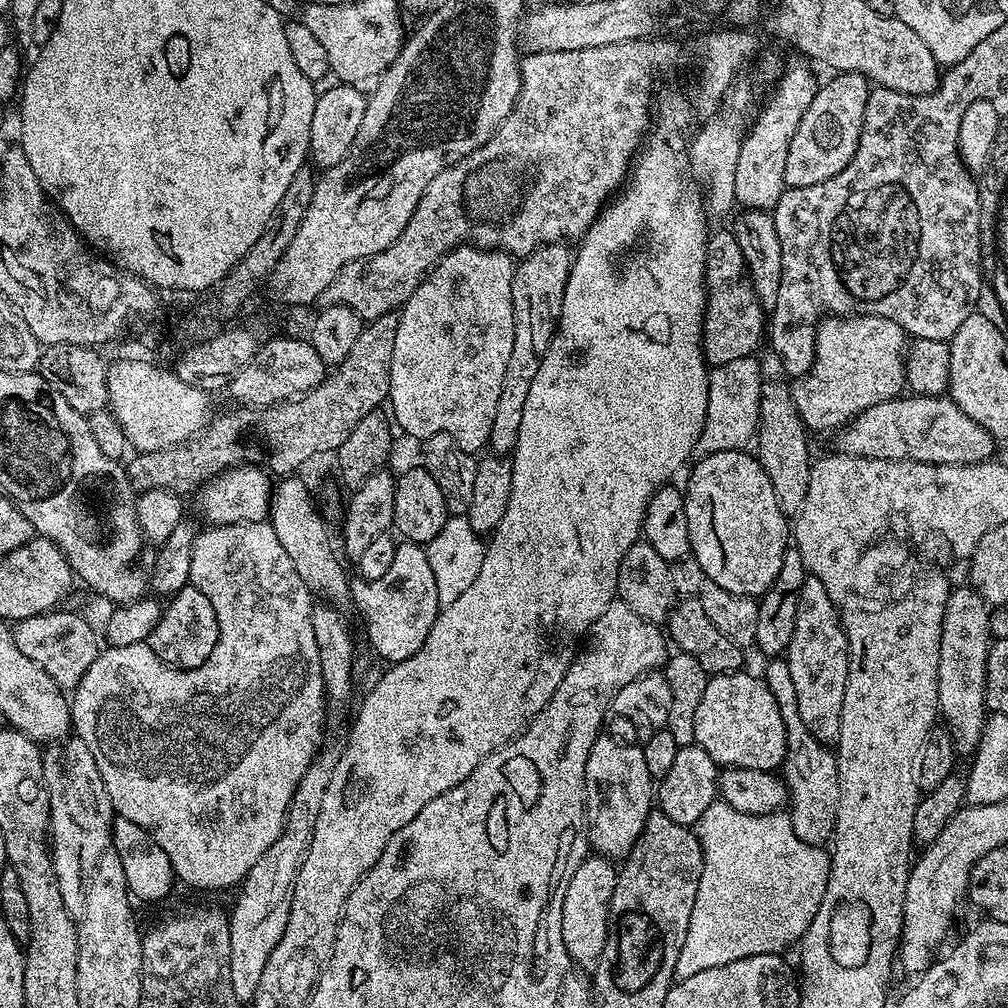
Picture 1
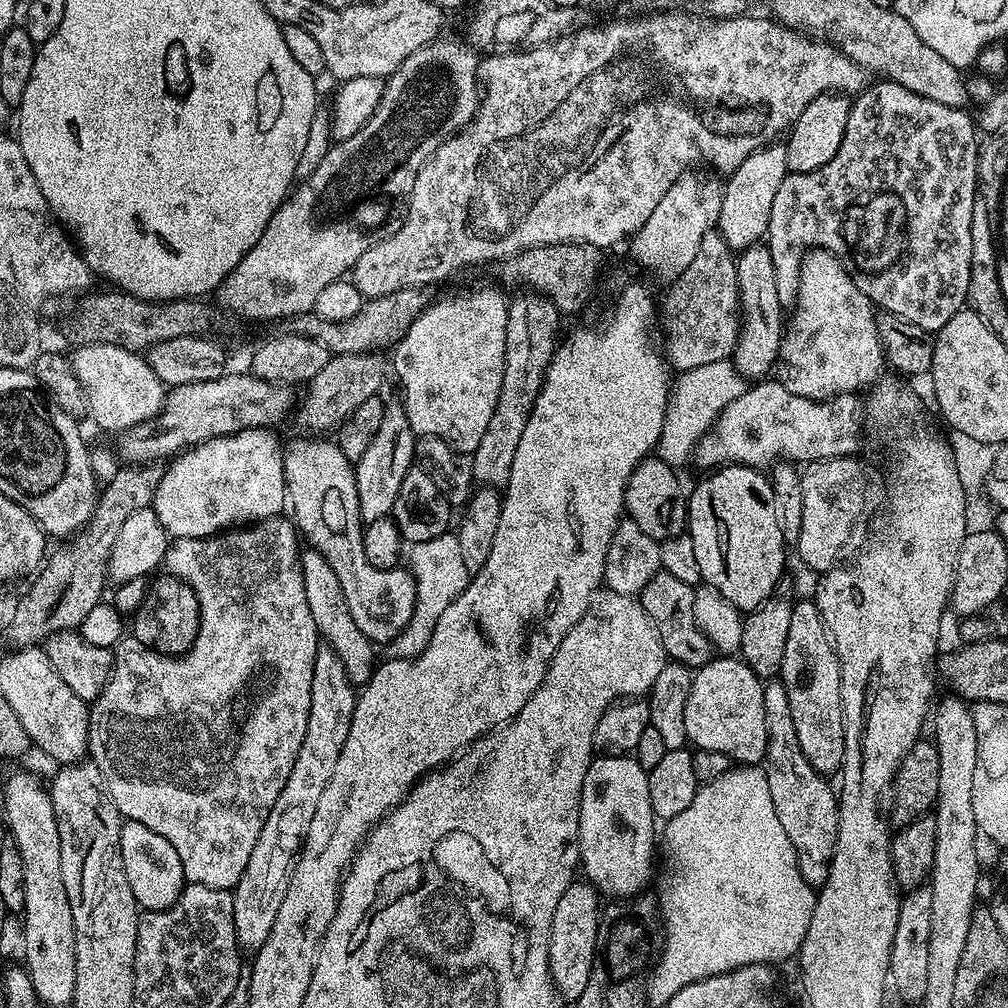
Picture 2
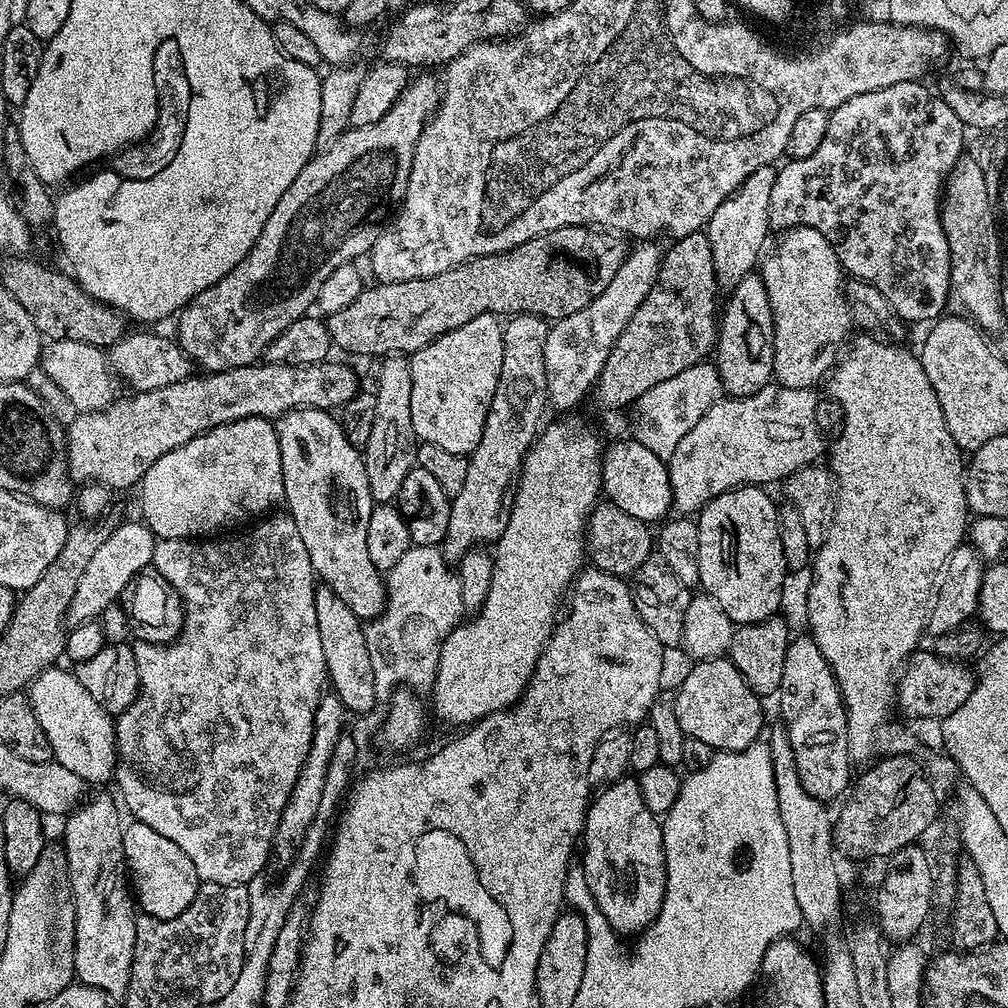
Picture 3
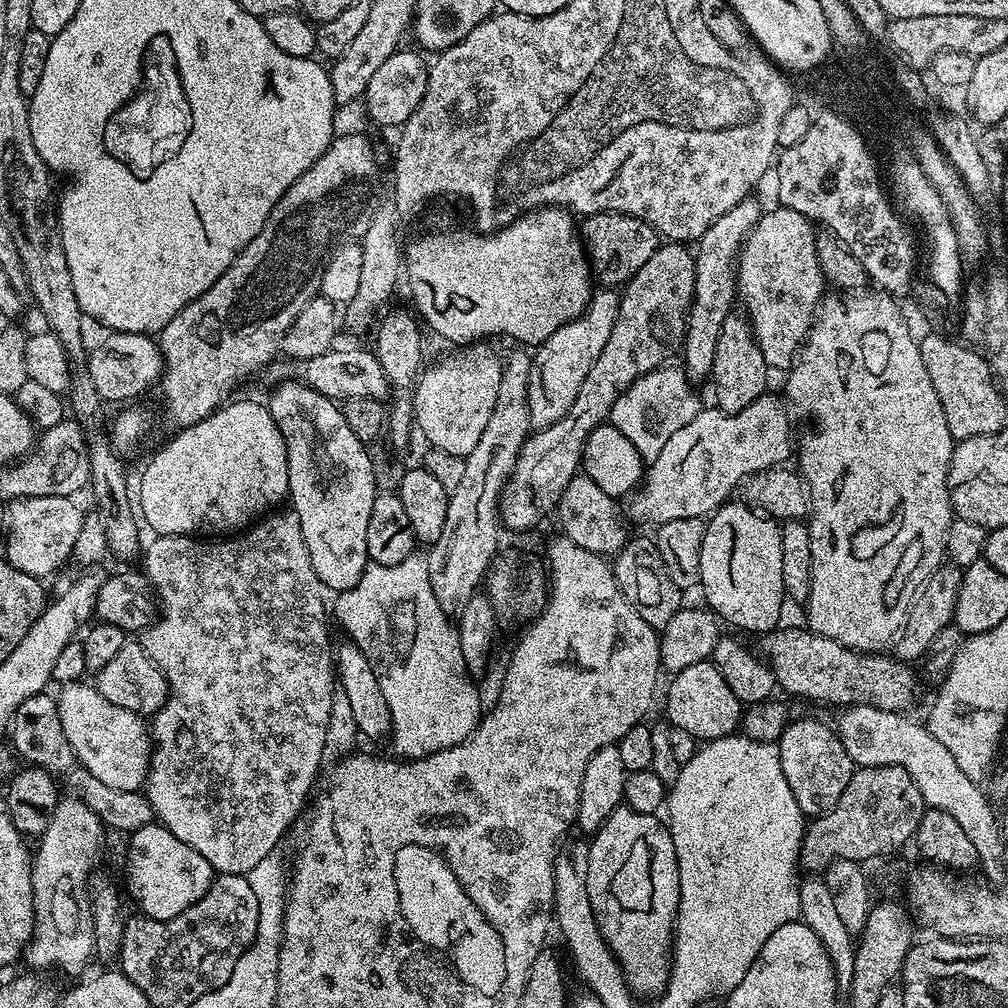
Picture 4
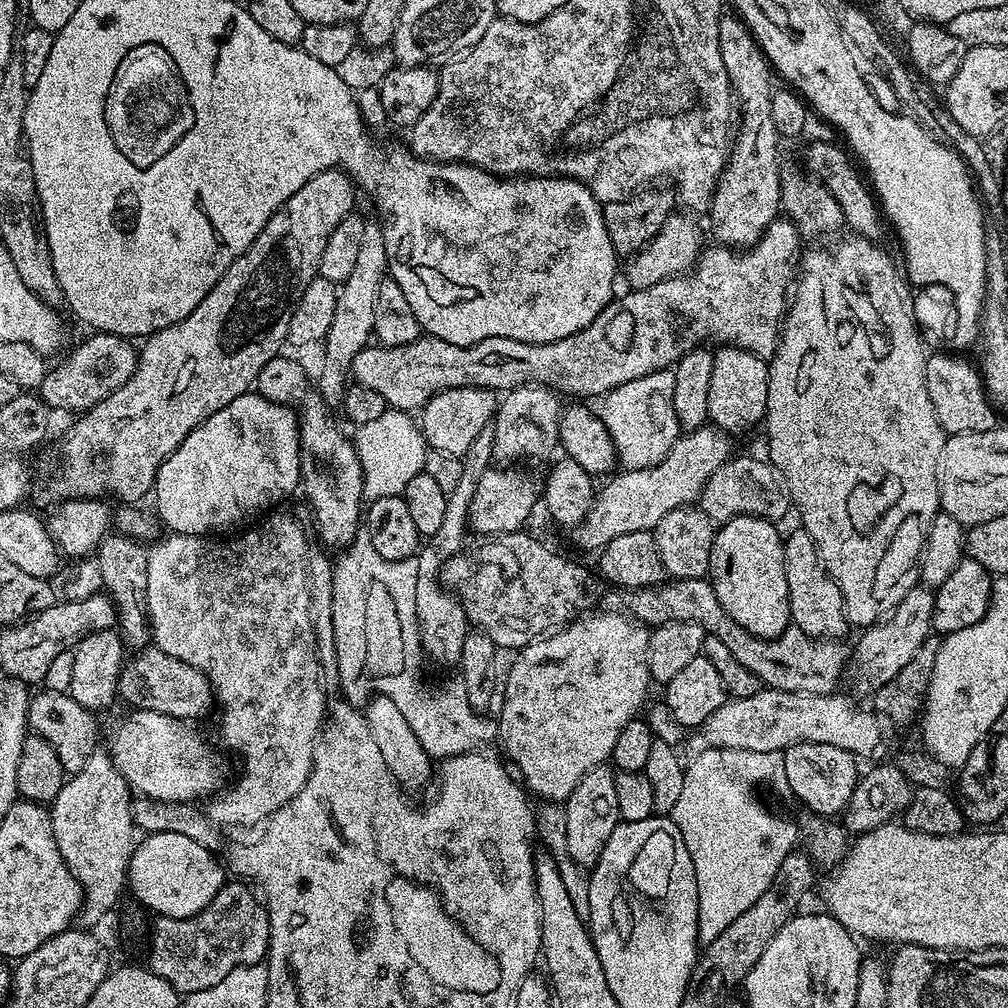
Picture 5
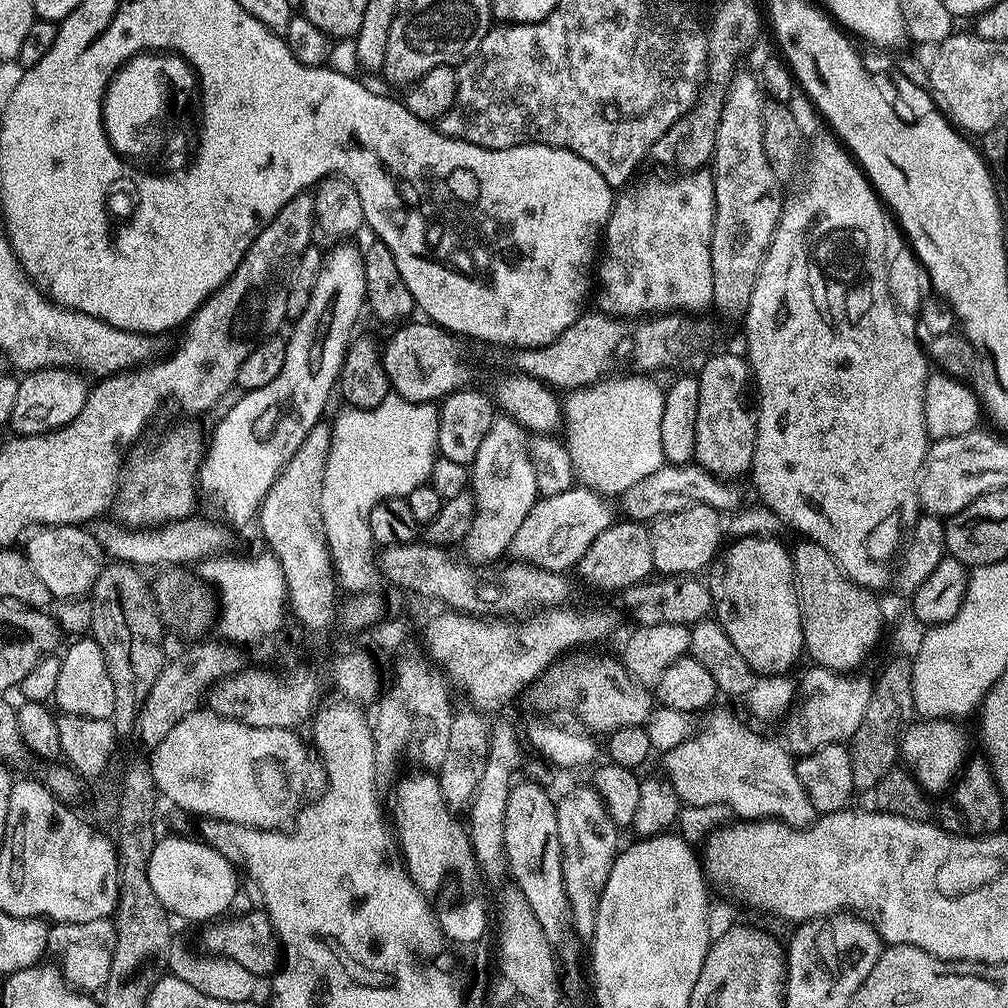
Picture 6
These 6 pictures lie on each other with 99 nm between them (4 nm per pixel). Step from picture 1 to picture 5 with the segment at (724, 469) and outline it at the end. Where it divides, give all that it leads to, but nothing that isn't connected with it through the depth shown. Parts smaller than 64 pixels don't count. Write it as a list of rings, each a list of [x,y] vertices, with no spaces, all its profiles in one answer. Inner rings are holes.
[[[736,516],[717,527],[710,550],[708,576],[714,594],[718,594],[718,602],[722,602],[722,610],[726,610],[726,614],[730,614],[730,618],[734,618],[734,622],[738,622],[742,630],[748,630],[762,640],[781,636],[792,619],[784,569],[784,542],[782,532],[776,528],[779,527],[773,521],[763,520],[760,516]]]

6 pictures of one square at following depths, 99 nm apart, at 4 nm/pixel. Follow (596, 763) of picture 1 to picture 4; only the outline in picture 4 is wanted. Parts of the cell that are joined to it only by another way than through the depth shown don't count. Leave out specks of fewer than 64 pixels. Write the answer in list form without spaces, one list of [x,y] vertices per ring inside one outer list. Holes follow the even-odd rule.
[[[621,806],[606,818],[604,825],[596,831],[588,844],[588,853],[590,854],[590,874],[586,874],[586,890],[590,890],[590,906],[594,918],[598,922],[598,930],[606,942],[606,946],[616,957],[624,972],[625,980],[632,990],[637,994],[650,994],[650,996],[659,995],[668,985],[668,971],[672,969],[672,941],[676,930],[676,911],[680,902],[680,879],[678,878],[678,858],[674,852],[674,842],[672,835],[668,832],[668,825],[659,815],[642,814],[635,812],[633,808]]]

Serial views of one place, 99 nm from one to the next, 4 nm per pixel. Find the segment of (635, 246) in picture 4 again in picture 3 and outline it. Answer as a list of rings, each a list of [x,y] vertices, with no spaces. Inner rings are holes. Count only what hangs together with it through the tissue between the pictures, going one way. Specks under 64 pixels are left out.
[[[579,224],[578,226],[559,228],[553,232],[535,236],[526,242],[522,242],[516,248],[510,249],[509,252],[496,252],[493,256],[475,257],[467,260],[464,264],[459,264],[450,270],[446,270],[442,274],[434,274],[428,280],[407,280],[406,282],[390,282],[389,284],[376,282],[373,283],[373,288],[372,285],[365,287],[364,292],[358,294],[358,298],[354,298],[354,302],[350,302],[350,306],[333,312],[327,317],[328,333],[332,335],[333,345],[337,349],[341,348],[344,352],[353,352],[356,356],[378,356],[377,358],[385,358],[391,357],[393,354],[411,354],[417,352],[419,348],[426,346],[432,340],[437,340],[442,334],[449,332],[451,328],[462,326],[466,322],[470,322],[470,318],[474,318],[483,312],[490,312],[501,318],[531,314],[534,316],[543,316],[545,320],[555,322],[566,318],[570,314],[578,314],[578,310],[582,310],[582,306],[586,306],[591,300],[598,298],[598,294],[602,294],[602,290],[606,290],[606,286],[610,286],[614,274],[618,274],[618,268],[622,266],[630,251],[630,244],[627,244],[627,242],[629,243],[623,235],[611,230],[601,230],[595,226]]]

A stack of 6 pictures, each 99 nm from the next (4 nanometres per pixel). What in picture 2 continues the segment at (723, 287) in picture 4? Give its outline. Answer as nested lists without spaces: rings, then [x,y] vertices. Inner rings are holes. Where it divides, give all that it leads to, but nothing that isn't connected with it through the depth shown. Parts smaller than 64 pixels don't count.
[[[773,142],[767,148],[759,148],[742,166],[738,166],[727,177],[722,191],[722,210],[716,217],[715,227],[720,237],[733,250],[743,250],[751,244],[761,243],[768,235],[770,226],[770,209],[774,206],[774,194],[778,194],[778,186],[788,177],[786,147],[783,143]]]

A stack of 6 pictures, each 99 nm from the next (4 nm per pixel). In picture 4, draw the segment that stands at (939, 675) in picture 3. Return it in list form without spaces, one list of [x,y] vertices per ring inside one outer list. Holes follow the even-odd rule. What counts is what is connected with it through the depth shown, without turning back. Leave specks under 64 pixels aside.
[[[807,626],[801,628],[777,627],[771,632],[763,633],[759,637],[760,648],[758,652],[772,669],[777,685],[785,688],[792,696],[801,696],[804,700],[821,700],[824,704],[840,704],[851,706],[865,704],[874,706],[878,710],[887,712],[907,713],[908,707],[916,700],[916,676],[912,673],[911,663],[897,660],[892,654],[869,654],[855,652],[852,648],[834,642],[834,638],[820,636]]]

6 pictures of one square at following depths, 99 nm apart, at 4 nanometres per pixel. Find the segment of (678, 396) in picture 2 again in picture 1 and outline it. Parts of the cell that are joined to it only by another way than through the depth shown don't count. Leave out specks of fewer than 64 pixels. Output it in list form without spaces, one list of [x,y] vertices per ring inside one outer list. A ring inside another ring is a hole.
[[[750,355],[709,371],[706,422],[695,447],[700,456],[722,450],[744,450],[753,443],[760,422],[760,399],[756,397],[756,370],[760,366],[761,361],[755,355]]]

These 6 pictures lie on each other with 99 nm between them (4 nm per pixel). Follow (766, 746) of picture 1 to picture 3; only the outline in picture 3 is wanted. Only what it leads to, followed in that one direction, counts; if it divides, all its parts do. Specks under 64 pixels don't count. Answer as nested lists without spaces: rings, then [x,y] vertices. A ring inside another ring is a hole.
[[[698,660],[691,666],[680,688],[675,689],[674,714],[678,714],[678,726],[682,726],[685,736],[706,742],[716,752],[737,752],[757,743],[764,728],[763,703],[732,661]]]

